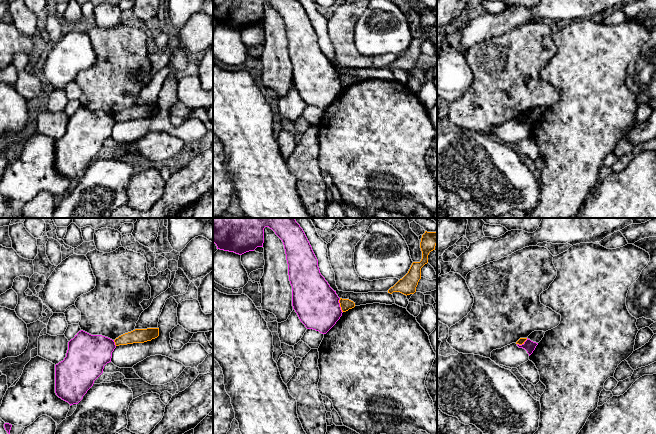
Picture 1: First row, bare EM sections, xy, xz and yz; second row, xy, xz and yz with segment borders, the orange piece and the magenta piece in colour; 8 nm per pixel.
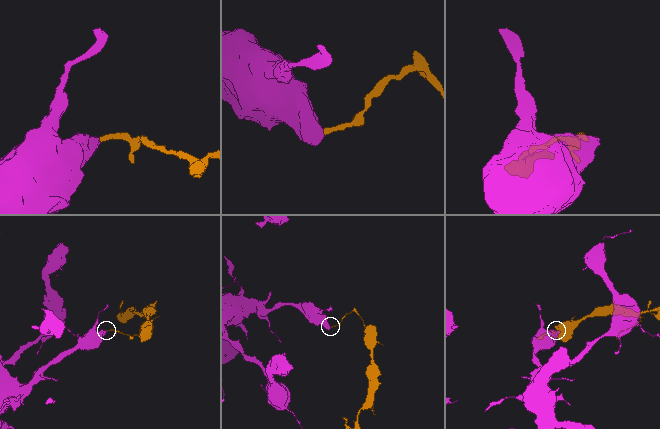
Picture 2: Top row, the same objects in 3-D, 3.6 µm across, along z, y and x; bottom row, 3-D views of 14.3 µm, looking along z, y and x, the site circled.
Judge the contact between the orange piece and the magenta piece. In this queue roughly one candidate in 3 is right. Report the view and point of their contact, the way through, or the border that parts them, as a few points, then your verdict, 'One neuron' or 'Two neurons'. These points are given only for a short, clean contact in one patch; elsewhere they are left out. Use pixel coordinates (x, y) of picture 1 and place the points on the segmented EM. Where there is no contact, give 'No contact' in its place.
Touches orange at xz (340, 305). Boundary: xz (339, 298), (339, 306), (342, 312). Two neurons

